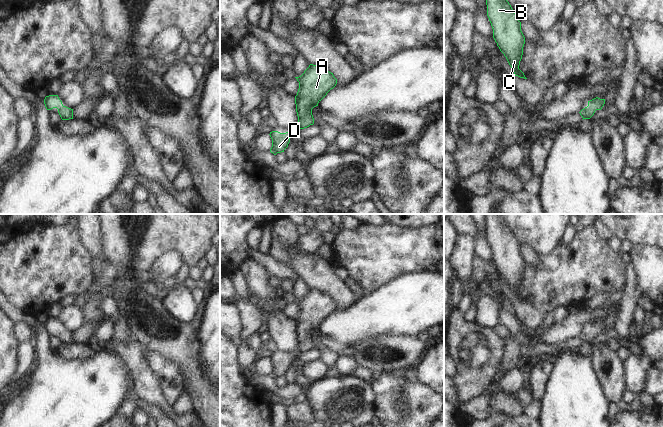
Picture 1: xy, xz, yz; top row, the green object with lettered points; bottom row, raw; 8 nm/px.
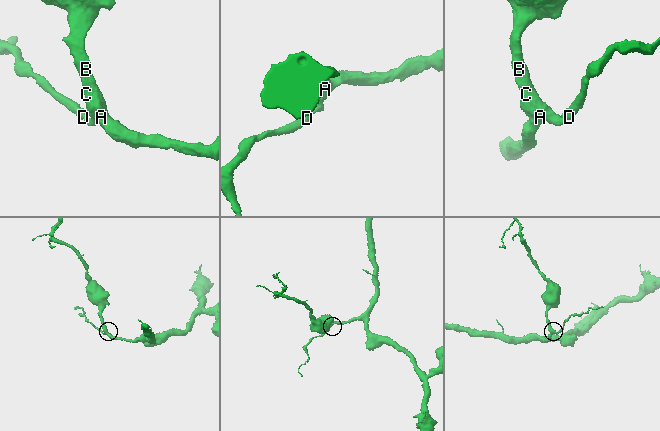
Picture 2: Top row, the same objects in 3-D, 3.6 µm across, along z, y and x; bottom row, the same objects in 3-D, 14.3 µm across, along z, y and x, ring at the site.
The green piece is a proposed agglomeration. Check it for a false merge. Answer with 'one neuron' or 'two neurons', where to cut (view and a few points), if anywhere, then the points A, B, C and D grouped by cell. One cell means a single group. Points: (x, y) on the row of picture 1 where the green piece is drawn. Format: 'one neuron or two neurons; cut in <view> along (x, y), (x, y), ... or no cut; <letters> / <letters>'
one neuron; no cut; A B C D

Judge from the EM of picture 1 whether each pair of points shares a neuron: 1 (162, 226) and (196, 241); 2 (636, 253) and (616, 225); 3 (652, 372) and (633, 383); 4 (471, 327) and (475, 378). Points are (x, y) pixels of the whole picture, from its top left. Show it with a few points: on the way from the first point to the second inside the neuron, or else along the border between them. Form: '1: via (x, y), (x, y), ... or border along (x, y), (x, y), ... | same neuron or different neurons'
1: via (170, 226), (181, 226), (188, 233) | same neuron
2: border along (634, 245), (652, 246) | different neurons
3: border along (647, 365), (643, 391) | different neurons
4: via (457, 339), (455, 341), (455, 357), (461, 366) | same neuron

